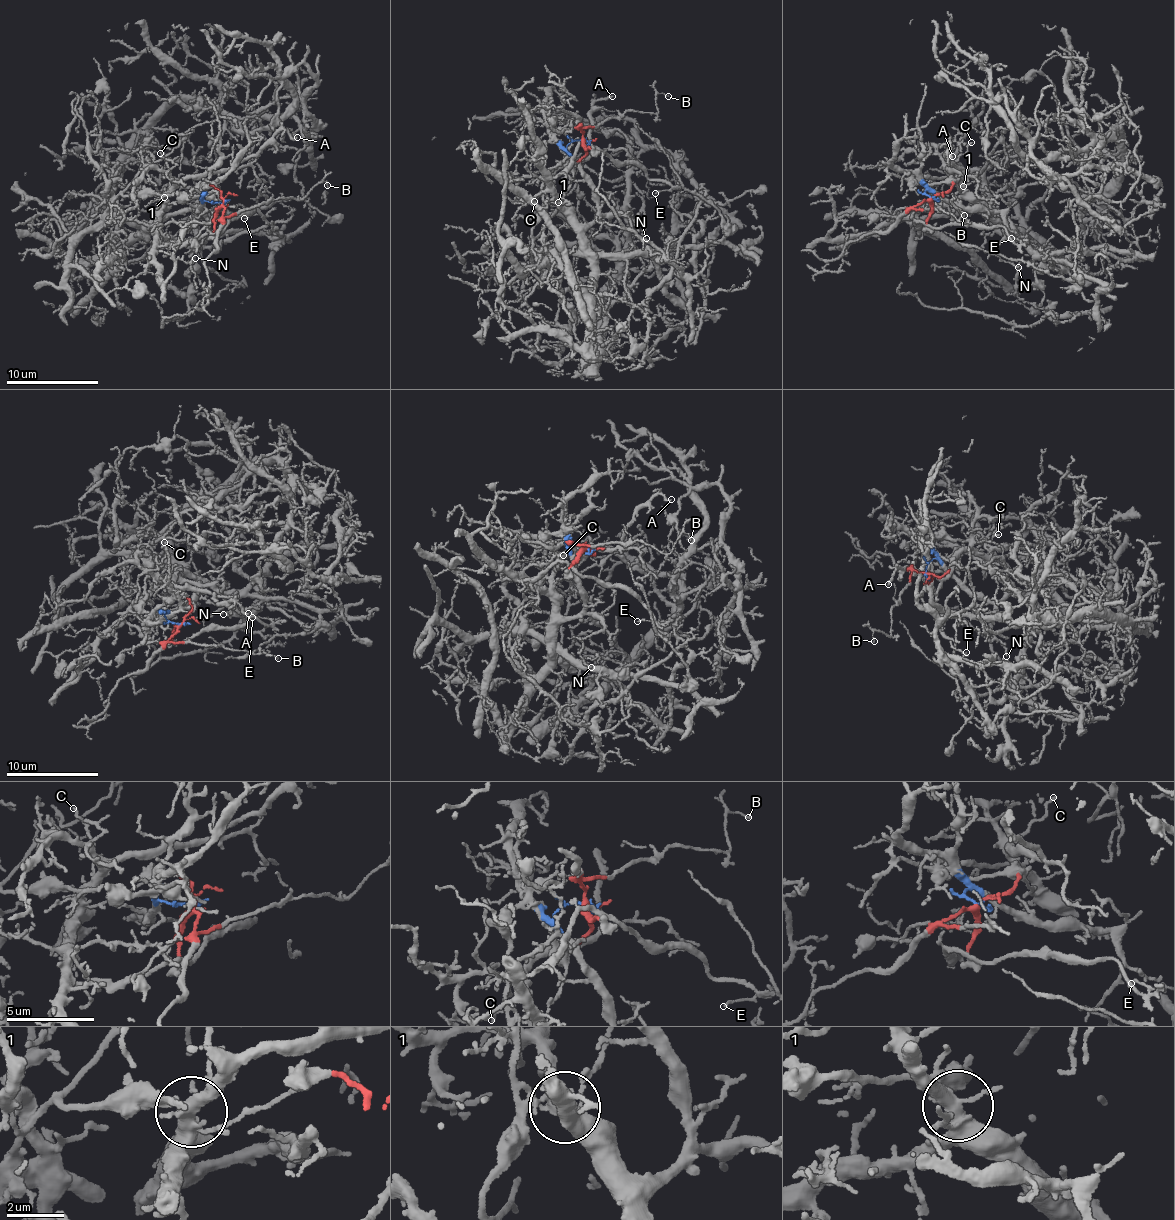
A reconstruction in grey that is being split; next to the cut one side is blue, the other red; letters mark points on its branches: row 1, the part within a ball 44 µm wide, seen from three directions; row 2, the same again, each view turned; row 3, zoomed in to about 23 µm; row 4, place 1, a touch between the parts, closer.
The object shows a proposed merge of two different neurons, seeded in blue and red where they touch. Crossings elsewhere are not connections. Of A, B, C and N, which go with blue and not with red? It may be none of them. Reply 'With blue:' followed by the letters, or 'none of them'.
With blue: A, C, N

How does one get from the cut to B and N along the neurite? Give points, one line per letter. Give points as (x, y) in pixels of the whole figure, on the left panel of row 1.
B: (223, 203), (227, 215), (276, 199), (289, 197), (302, 200), (321, 181), (327, 186)
N: (223, 203), (201, 198), (200, 208), (190, 206), (209, 222), (200, 247), (190, 254), (190, 258), (195, 257)

